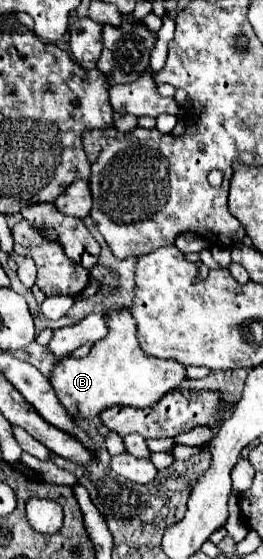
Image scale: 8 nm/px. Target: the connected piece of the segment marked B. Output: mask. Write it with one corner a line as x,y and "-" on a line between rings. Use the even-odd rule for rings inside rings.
127,307
123,309
111,309
109,311
109,333
105,339
97,341
91,351
81,357
65,357
61,361
55,363
49,383
59,399
59,403
63,403
63,407
67,409
67,415
71,415
71,419
95,419
99,417
107,407
113,405
135,405
135,407
151,407
155,405
165,393
173,391
183,379
185,379
185,367
177,361
167,361
167,359
157,359
157,357
147,357
141,349
139,349
139,341
135,335
135,321
129,313

